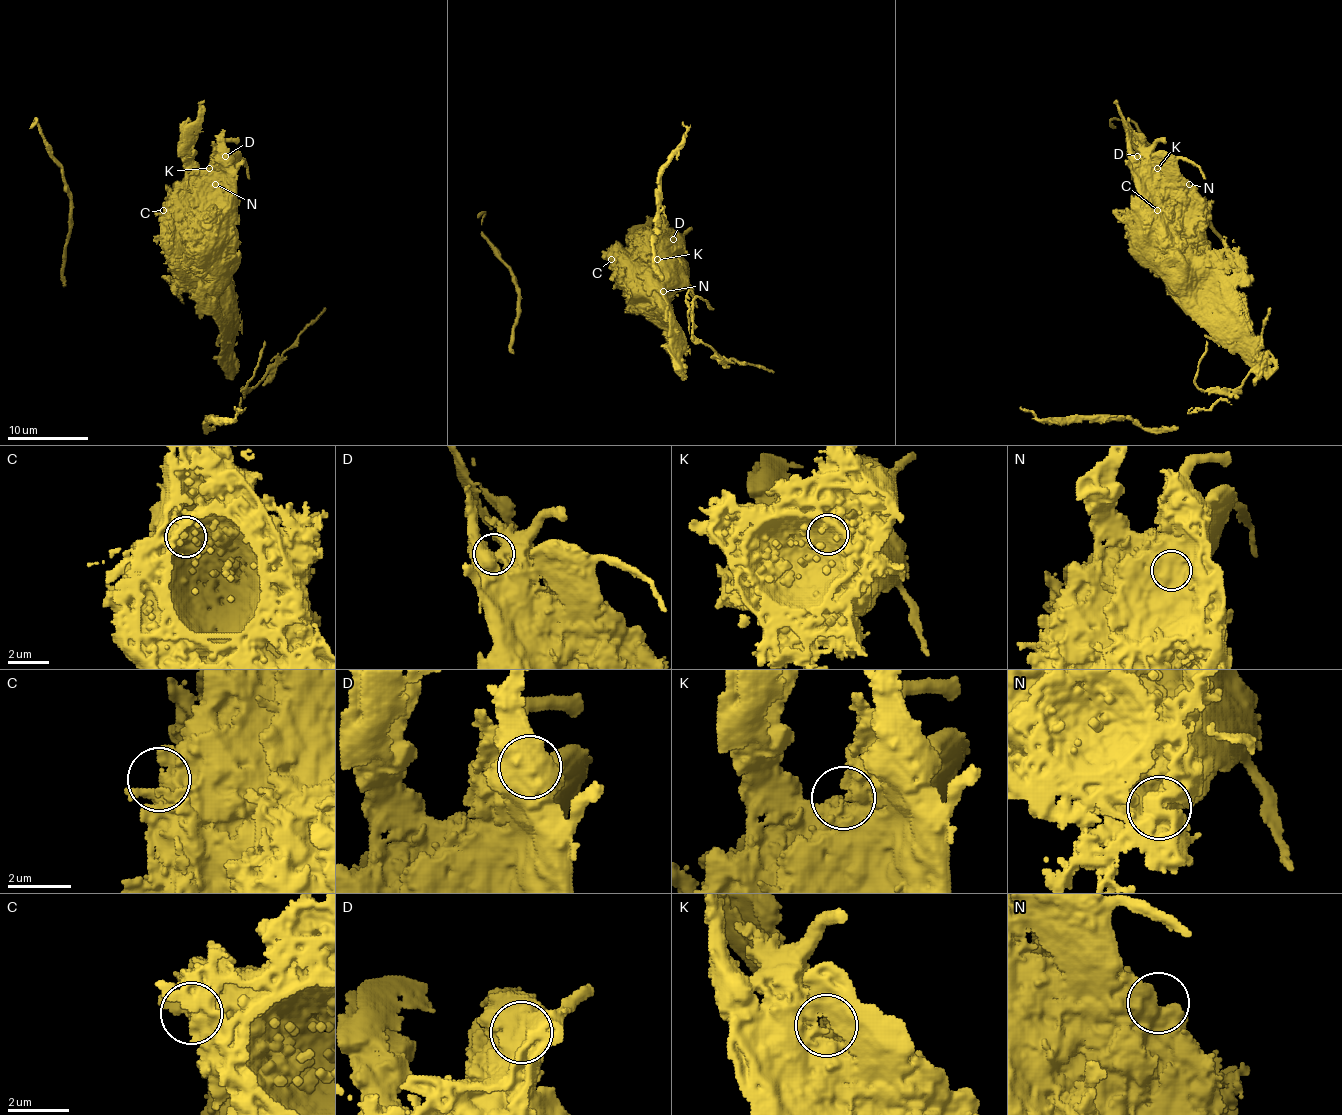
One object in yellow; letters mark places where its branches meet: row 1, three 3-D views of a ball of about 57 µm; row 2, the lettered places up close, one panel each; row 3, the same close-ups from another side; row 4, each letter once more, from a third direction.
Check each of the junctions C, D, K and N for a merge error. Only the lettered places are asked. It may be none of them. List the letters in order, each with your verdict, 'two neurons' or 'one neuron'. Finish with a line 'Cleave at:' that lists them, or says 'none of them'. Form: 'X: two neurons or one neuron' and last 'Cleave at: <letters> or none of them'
C: one neuron
D: one neuron
K: one neuron
N: one neuron
Cleave at: none of them

